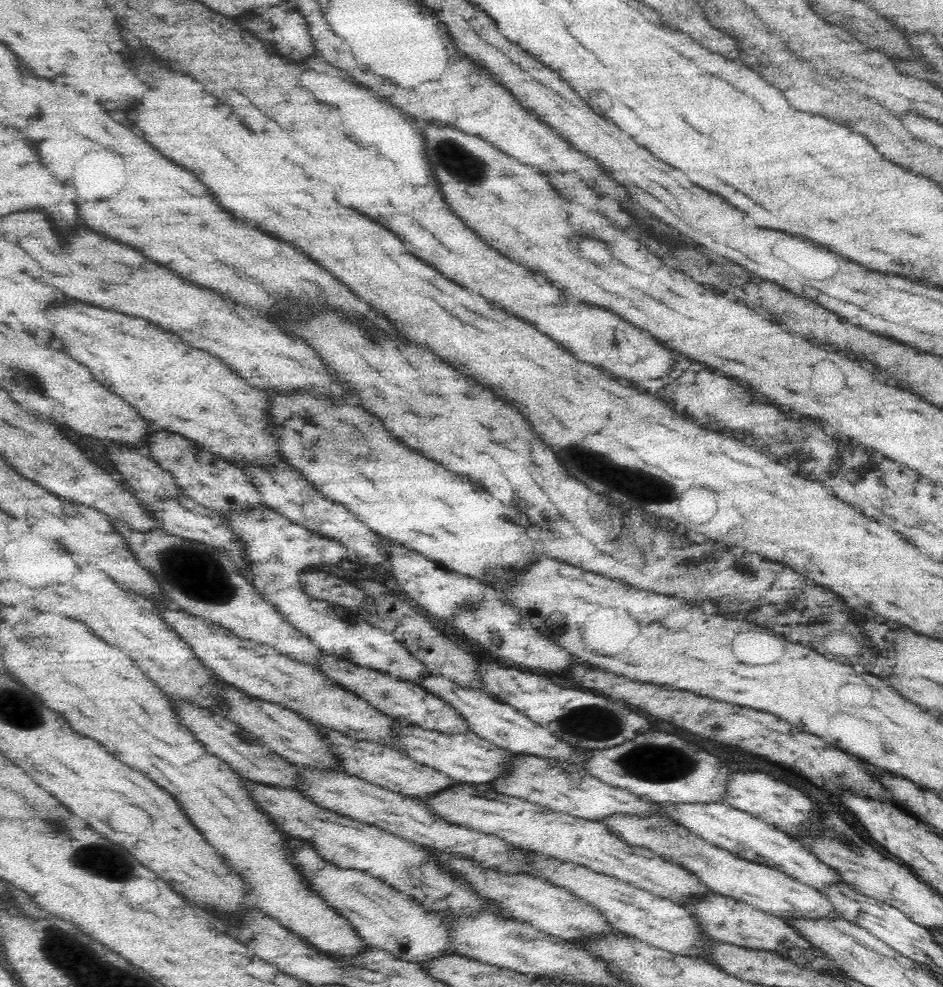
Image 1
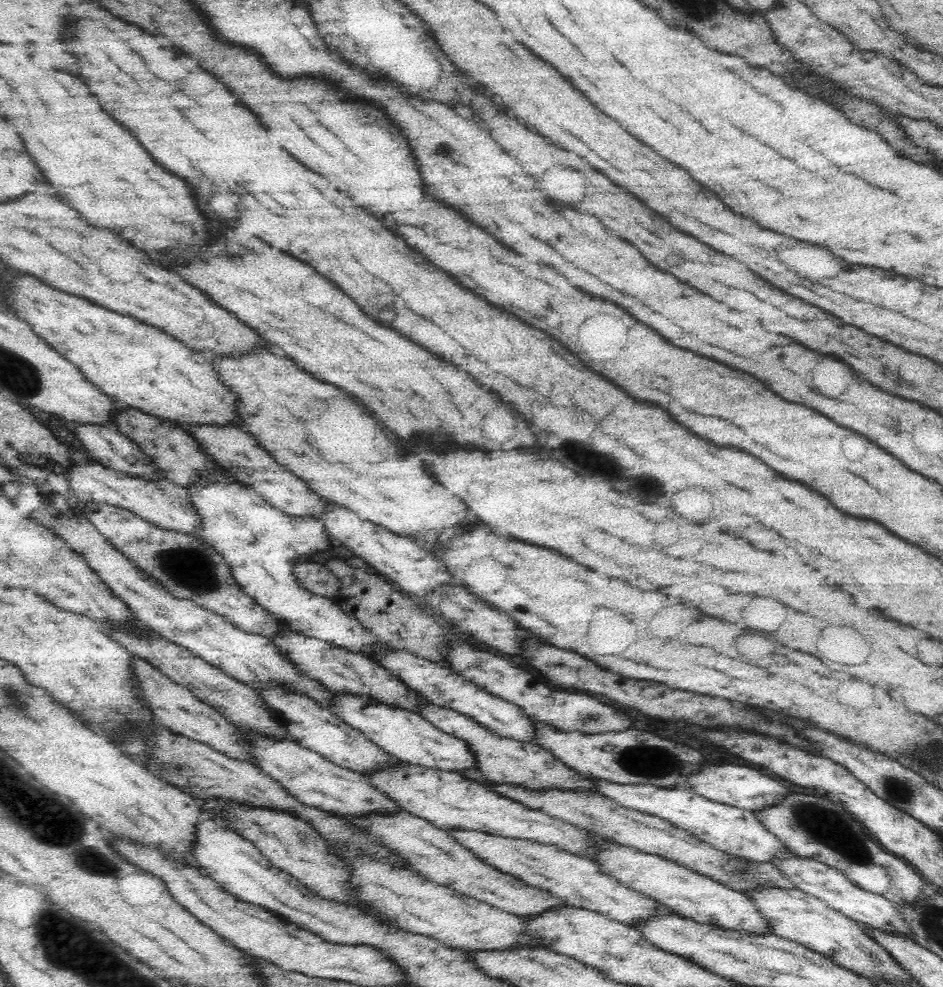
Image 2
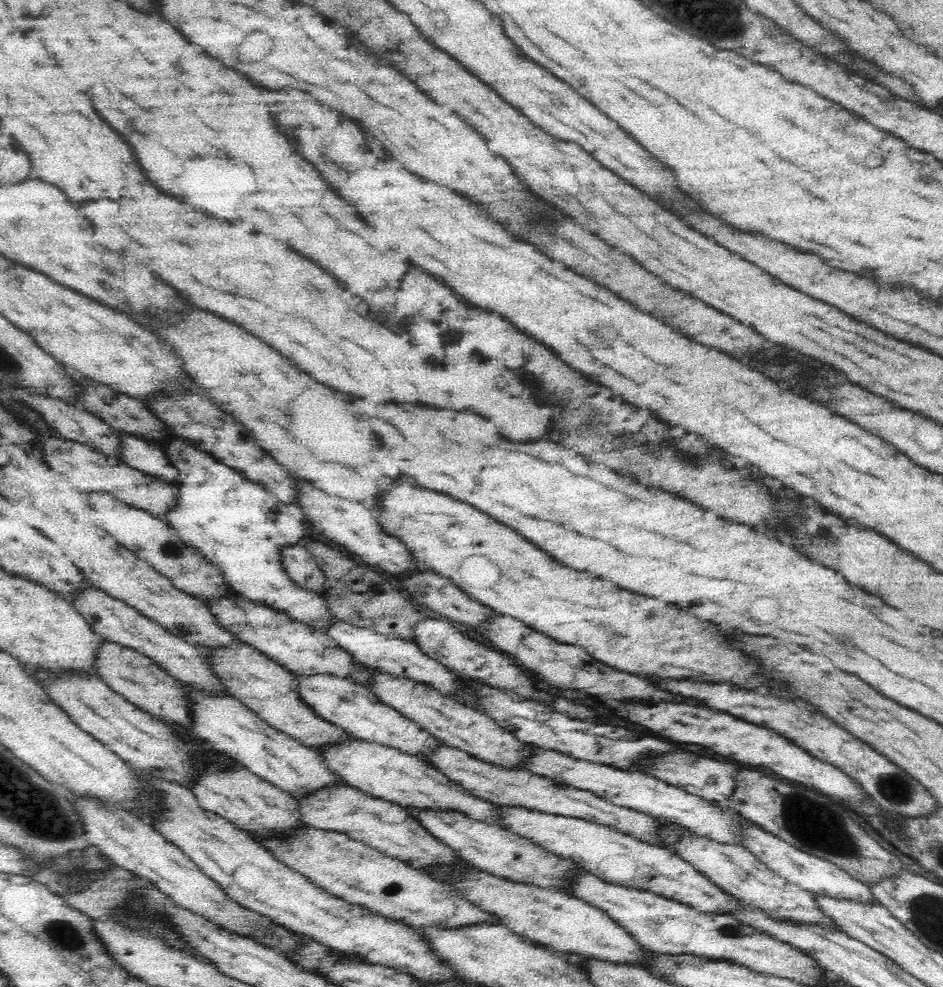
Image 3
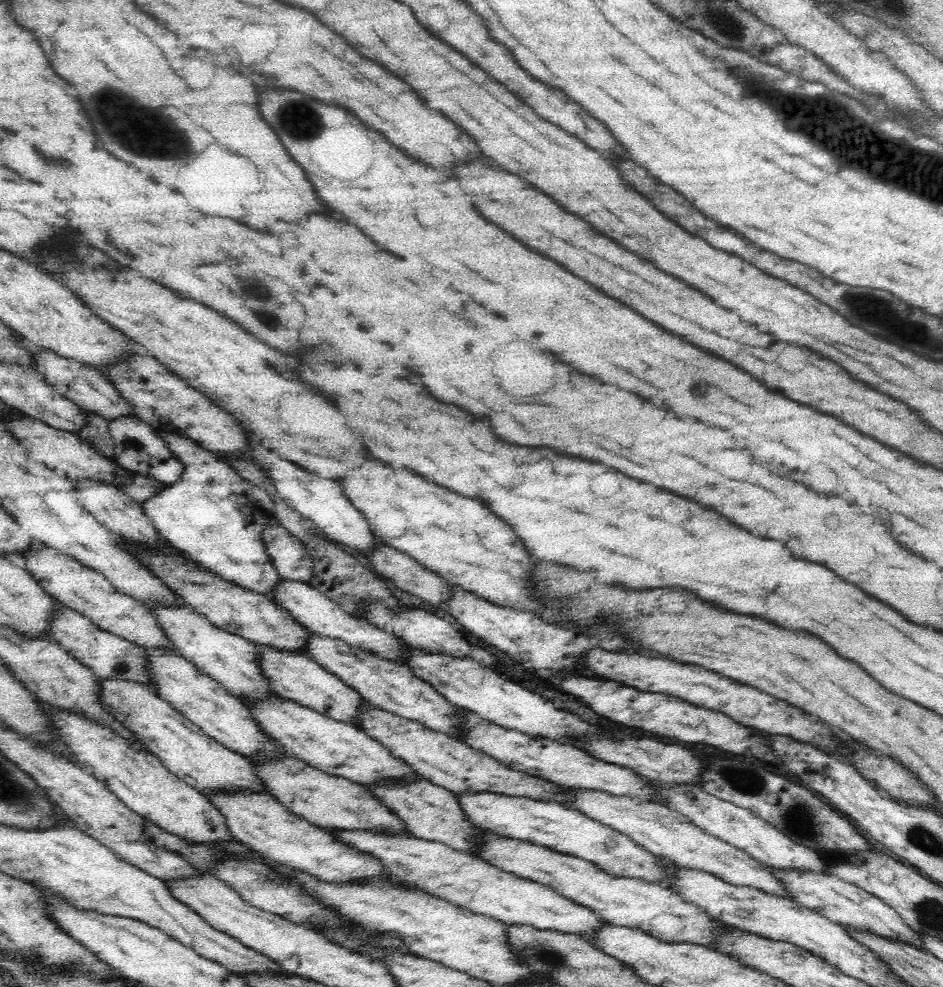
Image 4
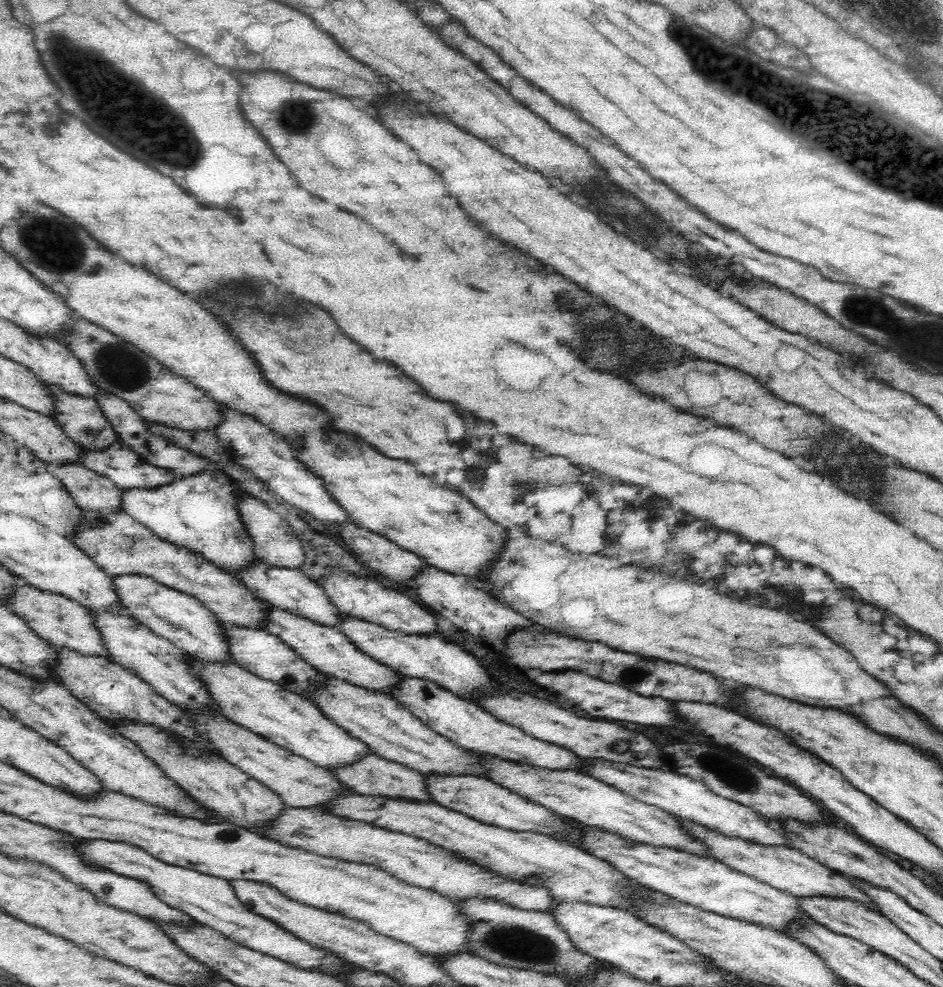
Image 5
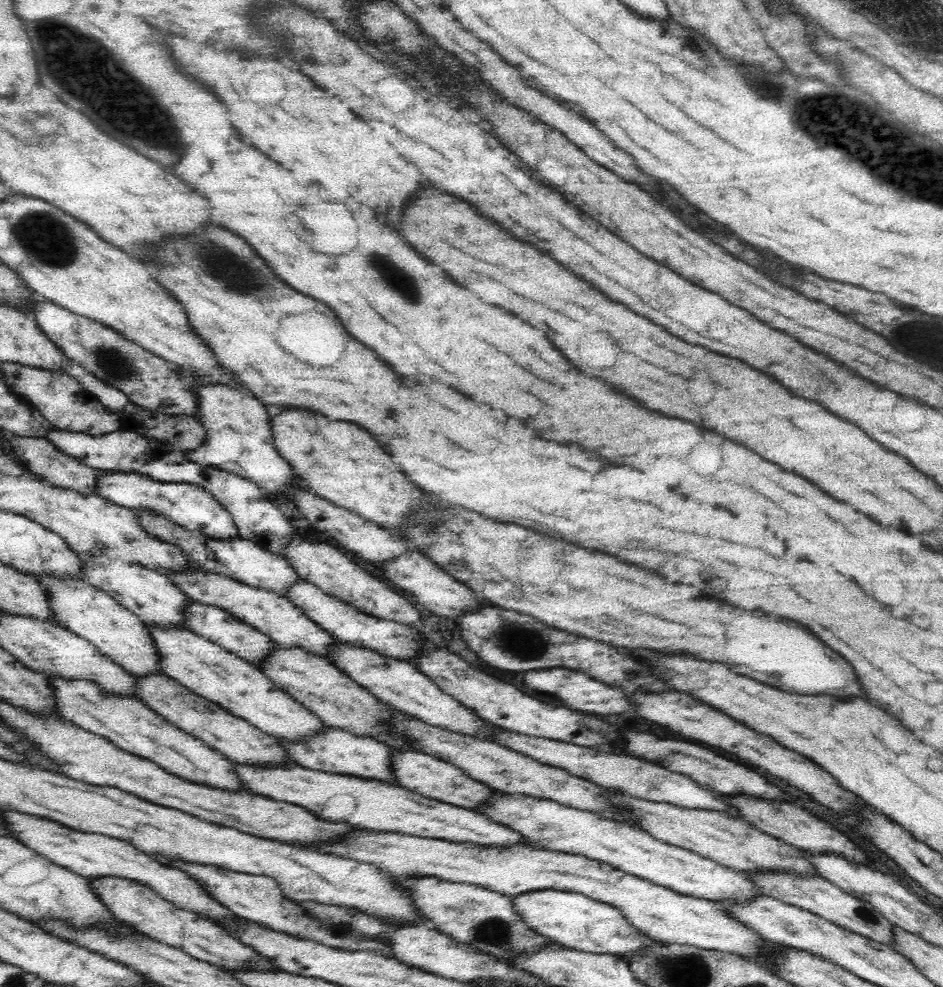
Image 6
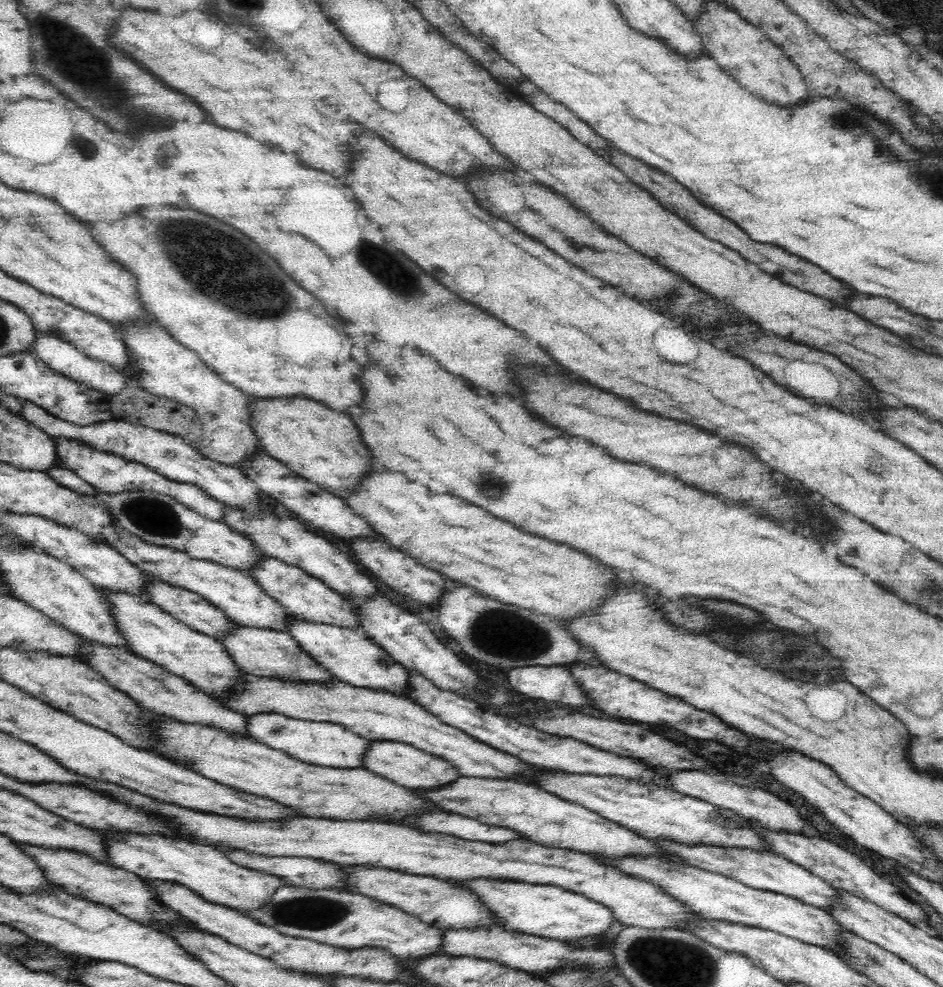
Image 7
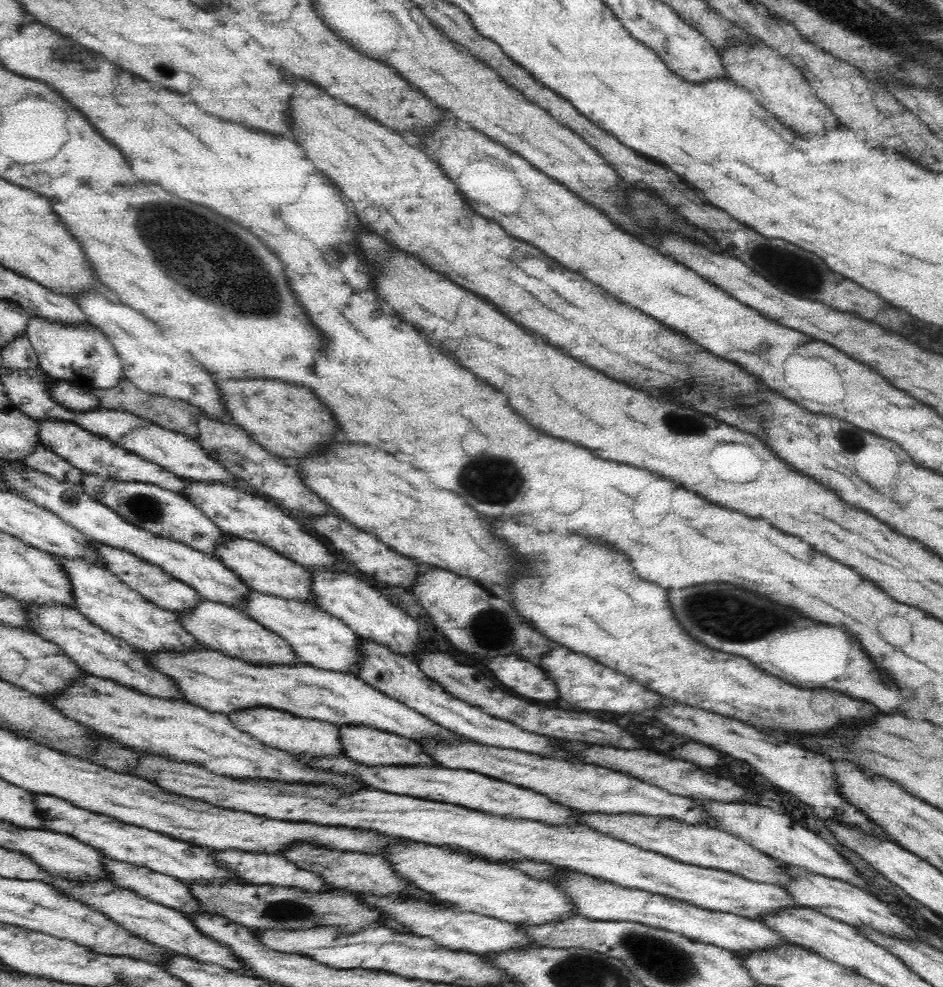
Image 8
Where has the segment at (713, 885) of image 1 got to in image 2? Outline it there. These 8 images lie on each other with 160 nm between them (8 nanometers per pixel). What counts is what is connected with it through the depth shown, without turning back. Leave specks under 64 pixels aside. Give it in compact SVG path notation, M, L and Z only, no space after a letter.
M476 769L476 772L468 772L464 776L486 785L490 791L512 799L526 808L544 812L548 816L560 819L568 824L574 824L578 828L585 828L591 834L597 835L606 842L612 842L617 846L634 848L643 854L658 856L666 861L674 861L674 863L684 866L686 869L692 869L692 871L698 872L702 876L710 877L716 883L720 883L720 885L739 893L748 894L750 891L759 891L764 887L780 888L784 889L784 891L799 889L772 863L755 863L728 855L692 837L689 832L676 828L668 820L625 808L602 795L589 794L588 792L569 792L568 790L531 792L522 786L509 786L508 784L506 786L495 786L485 782L478 769Z

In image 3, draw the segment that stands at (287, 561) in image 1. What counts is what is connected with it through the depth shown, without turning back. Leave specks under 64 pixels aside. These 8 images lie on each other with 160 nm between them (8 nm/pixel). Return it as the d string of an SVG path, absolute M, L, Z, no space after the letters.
M172 436L165 444L165 454L179 472L179 499L177 505L164 518L188 546L201 551L210 562L216 564L220 573L231 589L244 599L255 604L270 607L286 613L288 617L298 620L314 629L327 632L334 619L333 612L317 591L300 588L284 571L281 550L284 547L298 545L302 539L310 537L312 524L307 521L303 510L297 503L284 504L272 493L266 492L263 486L257 485L190 443Z

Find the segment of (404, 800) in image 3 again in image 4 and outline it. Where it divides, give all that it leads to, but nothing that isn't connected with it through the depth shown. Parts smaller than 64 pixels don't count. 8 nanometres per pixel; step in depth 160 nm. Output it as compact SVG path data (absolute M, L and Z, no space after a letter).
M272 697L269 701L242 701L251 710L263 734L283 746L287 754L325 774L350 780L368 790L378 784L393 784L400 788L424 780L401 758L392 756L381 742L354 725L332 720L282 697Z

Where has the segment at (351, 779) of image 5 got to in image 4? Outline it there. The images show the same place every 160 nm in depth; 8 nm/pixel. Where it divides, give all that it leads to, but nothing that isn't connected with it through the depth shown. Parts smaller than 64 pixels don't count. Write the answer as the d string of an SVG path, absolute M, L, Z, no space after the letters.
M425 779L418 780L416 784L412 782L410 786L400 786L400 788L395 788L393 784L378 784L366 790L374 797L380 798L384 806L404 821L408 832L412 833L415 838L444 844L467 856L481 858L480 846L484 838L490 836L490 832L470 822L460 807L458 796L452 792L435 786Z

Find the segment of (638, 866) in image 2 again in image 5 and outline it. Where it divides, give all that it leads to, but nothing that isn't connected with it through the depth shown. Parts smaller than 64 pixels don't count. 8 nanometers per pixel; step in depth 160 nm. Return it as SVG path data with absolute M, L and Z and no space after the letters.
M425 776L428 793L439 806L460 812L480 823L508 829L514 832L532 832L565 842L573 848L582 849L584 844L584 824L566 819L546 807L536 804L493 781L475 778L474 776Z

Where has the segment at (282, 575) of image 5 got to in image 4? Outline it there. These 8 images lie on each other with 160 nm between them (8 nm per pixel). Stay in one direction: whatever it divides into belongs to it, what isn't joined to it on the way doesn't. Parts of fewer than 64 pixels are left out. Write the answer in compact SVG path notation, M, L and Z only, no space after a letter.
M282 580L275 588L272 599L288 611L296 622L303 624L314 635L340 639L352 649L358 649L368 655L374 655L384 661L400 665L405 664L407 654L411 653L410 647L400 638L396 638L381 628L376 628L364 619L356 619L356 617L344 613L340 609L340 605L334 603L324 593L312 588L308 583Z

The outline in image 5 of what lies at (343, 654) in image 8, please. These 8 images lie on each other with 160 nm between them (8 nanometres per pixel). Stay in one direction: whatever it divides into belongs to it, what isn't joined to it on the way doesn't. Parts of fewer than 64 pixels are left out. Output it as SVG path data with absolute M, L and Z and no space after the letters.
M403 677L395 690L393 699L407 708L414 716L420 718L434 732L478 755L496 757L496 759L502 759L509 763L552 769L557 772L584 774L583 766L580 766L580 758L574 752L560 748L556 744L540 742L537 738L526 734L521 728L498 720L494 715L484 711L478 704L462 700L430 680Z

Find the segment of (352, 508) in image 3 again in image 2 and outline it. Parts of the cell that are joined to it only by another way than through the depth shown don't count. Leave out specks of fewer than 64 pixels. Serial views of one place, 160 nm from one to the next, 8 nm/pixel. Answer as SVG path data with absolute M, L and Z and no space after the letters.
M332 503L319 520L334 543L348 546L358 558L366 560L377 572L388 577L390 582L396 582L400 592L411 598L429 598L429 594L440 585L458 586L446 565L410 538L396 536L386 528L360 520L354 512L348 512L345 508Z

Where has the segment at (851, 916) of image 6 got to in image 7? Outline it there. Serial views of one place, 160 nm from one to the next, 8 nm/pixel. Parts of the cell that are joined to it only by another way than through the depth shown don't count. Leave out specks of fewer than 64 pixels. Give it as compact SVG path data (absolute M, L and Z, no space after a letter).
M658 840L656 847L668 851L672 855L683 858L687 864L708 872L720 873L730 877L750 888L766 892L775 892L802 901L804 904L814 906L832 914L834 903L839 899L839 891L832 885L812 874L808 869L794 864L784 856L773 852L757 852L756 850L741 850L740 848L713 848L712 846L679 846L670 840Z

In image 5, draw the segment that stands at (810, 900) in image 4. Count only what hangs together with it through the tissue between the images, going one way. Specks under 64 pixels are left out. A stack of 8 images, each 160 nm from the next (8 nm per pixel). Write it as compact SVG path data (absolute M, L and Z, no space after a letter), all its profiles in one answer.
M681 820L681 824L683 824L683 828L685 828L685 830L687 830L692 837L696 837L700 843L704 843L704 845L710 849L710 855L712 855L712 858L723 862L731 869L751 876L760 882L769 884L770 886L776 888L776 890L787 892L798 899L802 897L836 897L836 899L850 899L850 901L858 901L861 906L868 908L871 912L881 914L882 916L882 913L878 911L878 907L876 907L876 904L873 903L873 900L871 900L871 898L861 888L859 888L859 886L852 884L848 877L844 877L836 871L829 869L827 866L812 860L812 858L806 856L806 854L803 854L800 850L792 848L773 848L772 846L759 846L758 844L753 844L752 842L727 838L716 831L710 831L706 829L706 827L702 827L702 825L696 824L692 821Z

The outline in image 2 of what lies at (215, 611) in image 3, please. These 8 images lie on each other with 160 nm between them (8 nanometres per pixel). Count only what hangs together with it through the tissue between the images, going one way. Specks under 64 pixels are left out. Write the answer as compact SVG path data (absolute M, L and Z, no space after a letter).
M290 630L279 637L274 637L272 641L290 662L293 662L304 674L317 680L323 688L338 694L348 693L354 696L370 697L382 704L419 714L421 701L419 692L404 684L368 656L352 653L338 648L334 643L328 644Z

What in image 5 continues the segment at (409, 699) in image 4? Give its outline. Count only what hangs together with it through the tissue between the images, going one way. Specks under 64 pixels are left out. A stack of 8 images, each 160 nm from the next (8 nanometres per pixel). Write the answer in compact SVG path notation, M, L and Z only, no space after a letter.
M270 604L264 605L266 605L265 616L267 616L265 630L283 640L318 672L393 698L395 690L403 677L392 667L382 664L362 652L353 642L348 640L348 637L341 630L320 625L316 621L300 618Z

